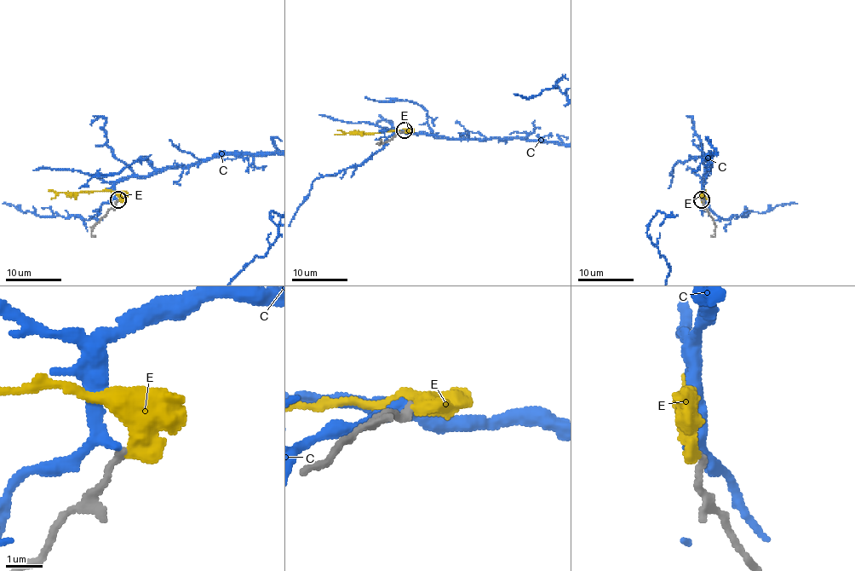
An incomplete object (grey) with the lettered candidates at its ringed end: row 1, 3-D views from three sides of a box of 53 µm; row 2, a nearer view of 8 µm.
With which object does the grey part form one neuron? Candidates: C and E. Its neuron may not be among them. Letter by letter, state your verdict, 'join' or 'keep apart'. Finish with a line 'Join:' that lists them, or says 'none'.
C: keep apart
E: keep apart
Join: none

